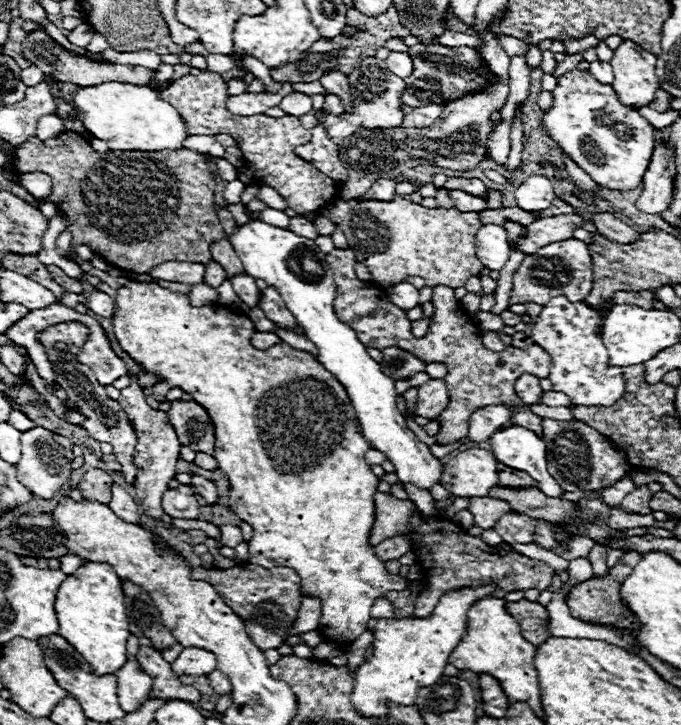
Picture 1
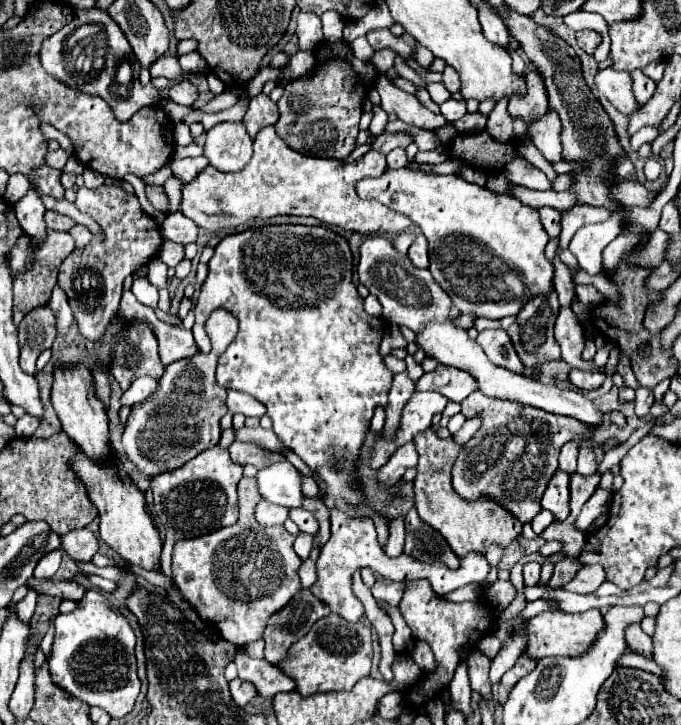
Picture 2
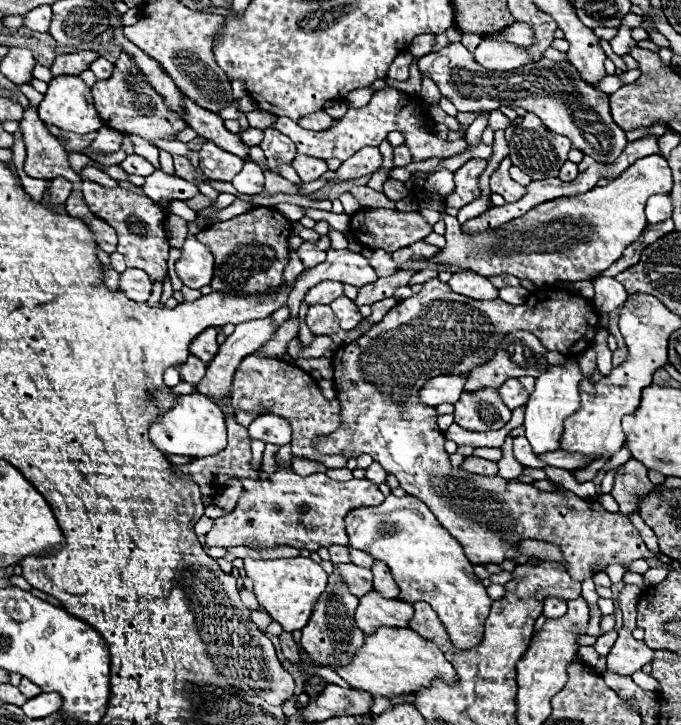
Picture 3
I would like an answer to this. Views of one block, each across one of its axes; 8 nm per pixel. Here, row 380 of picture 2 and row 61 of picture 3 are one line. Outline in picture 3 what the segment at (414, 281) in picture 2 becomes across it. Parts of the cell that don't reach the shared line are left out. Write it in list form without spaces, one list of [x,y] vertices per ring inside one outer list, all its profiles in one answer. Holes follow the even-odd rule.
[[[482,38],[482,42],[476,48],[476,62],[490,70],[514,70],[522,64],[532,64],[536,60],[530,60],[528,48]]]

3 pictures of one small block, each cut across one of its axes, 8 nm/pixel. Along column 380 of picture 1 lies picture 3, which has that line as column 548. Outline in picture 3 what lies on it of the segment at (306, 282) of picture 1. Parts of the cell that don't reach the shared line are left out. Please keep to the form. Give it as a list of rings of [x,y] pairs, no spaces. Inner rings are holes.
[[[568,362],[564,368],[562,366],[548,366],[548,370],[536,378],[536,388],[530,394],[530,400],[526,404],[526,438],[532,444],[534,454],[546,454],[560,450],[560,438],[564,432],[564,420],[574,414],[580,406],[580,394],[578,394],[578,384],[582,380],[578,362]]]

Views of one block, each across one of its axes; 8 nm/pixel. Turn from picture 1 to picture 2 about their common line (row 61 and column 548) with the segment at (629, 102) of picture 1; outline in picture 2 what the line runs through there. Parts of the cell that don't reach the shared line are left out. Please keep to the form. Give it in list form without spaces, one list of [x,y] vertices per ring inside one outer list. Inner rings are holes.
[[[592,608],[580,614],[568,614],[562,610],[556,612],[542,612],[528,622],[528,648],[526,654],[534,660],[540,660],[544,656],[578,656],[586,652],[592,644],[594,638],[604,630],[604,616],[600,610]]]

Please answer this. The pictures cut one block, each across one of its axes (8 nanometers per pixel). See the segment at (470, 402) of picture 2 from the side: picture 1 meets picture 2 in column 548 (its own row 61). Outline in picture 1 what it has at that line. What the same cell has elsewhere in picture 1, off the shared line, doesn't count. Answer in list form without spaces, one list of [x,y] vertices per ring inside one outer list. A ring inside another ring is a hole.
[[[410,46],[408,54],[414,62],[414,72],[404,80],[406,82],[406,92],[402,94],[402,102],[418,108],[422,104],[434,104],[434,102],[448,102],[464,92],[474,92],[482,84],[486,86],[486,68],[482,68],[482,60],[474,48],[468,46],[458,46],[458,48],[448,48],[448,46]]]

